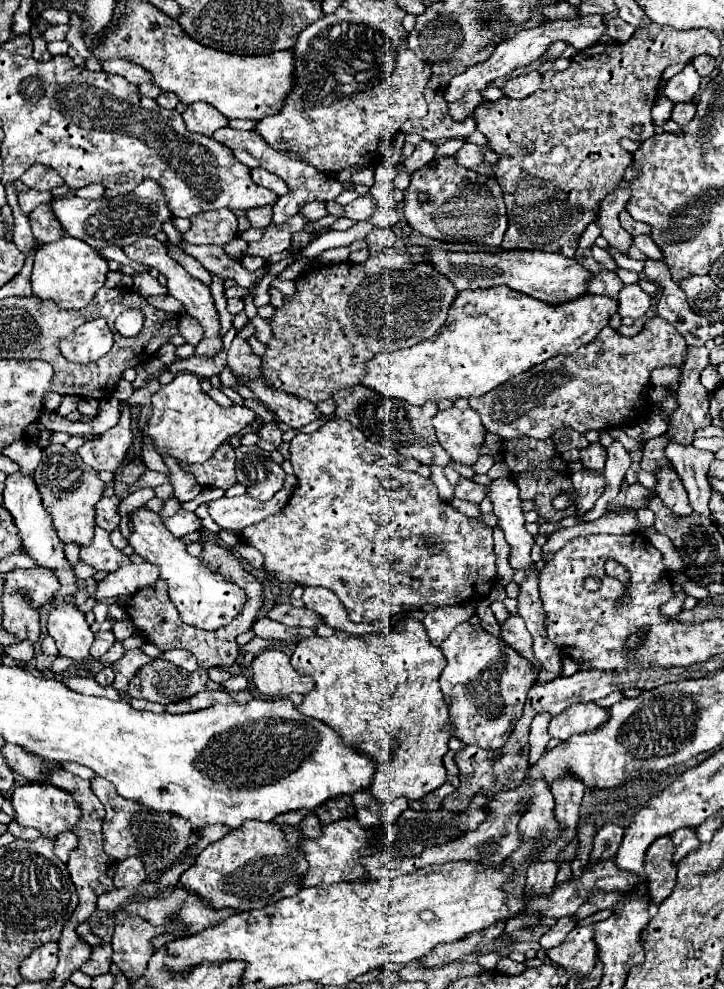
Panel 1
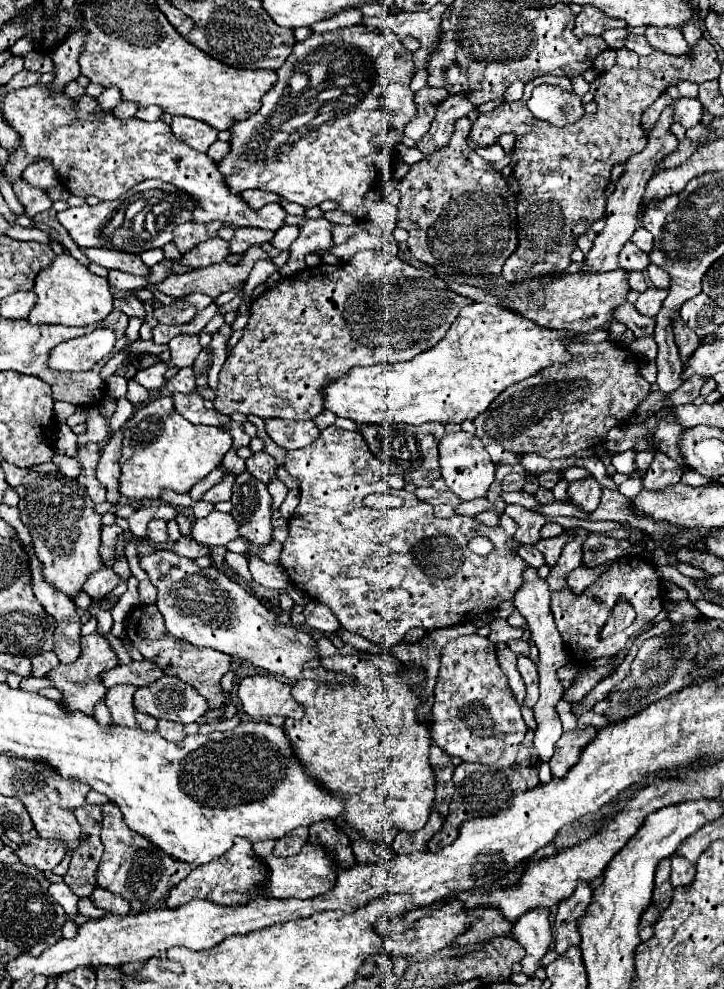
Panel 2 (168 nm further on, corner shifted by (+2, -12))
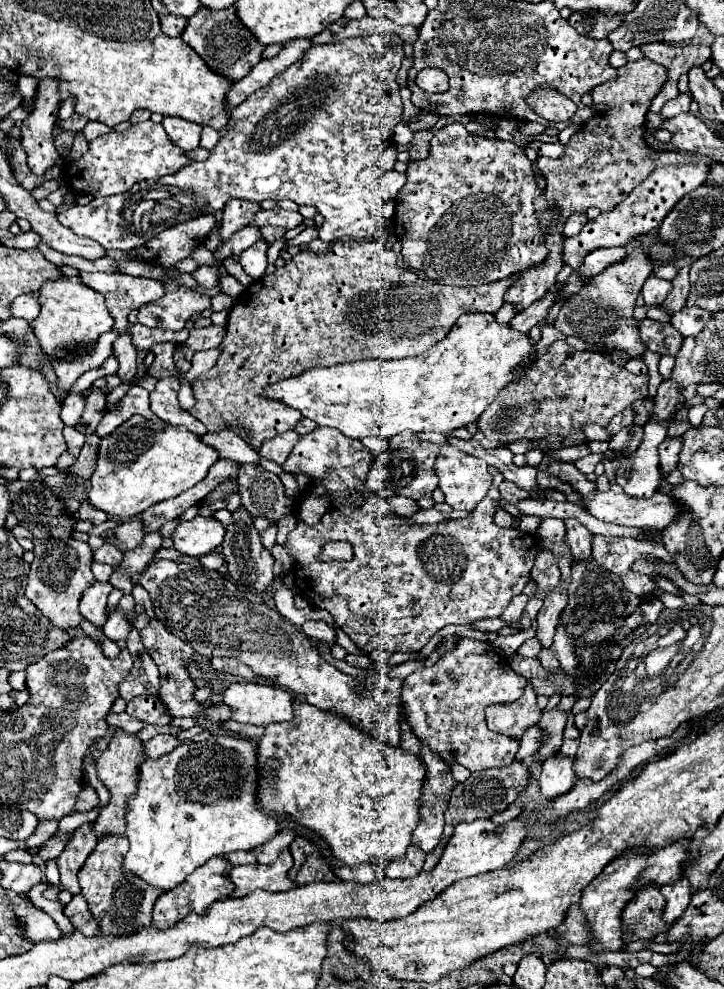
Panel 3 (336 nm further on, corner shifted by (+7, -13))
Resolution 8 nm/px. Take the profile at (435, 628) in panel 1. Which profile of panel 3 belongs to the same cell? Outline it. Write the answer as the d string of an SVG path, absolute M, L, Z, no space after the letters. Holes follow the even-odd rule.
M422 747L422 759L428 769L428 779L420 795L420 821L412 833L412 845L422 849L424 853L432 853L432 849L440 841L444 827L444 811L448 807L450 793L456 781L450 773L450 765L436 761L436 753Z

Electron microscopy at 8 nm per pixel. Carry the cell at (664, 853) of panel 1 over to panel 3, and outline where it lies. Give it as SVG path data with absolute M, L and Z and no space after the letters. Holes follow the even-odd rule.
M654 885L640 889L624 907L622 913L624 941L632 943L640 939L654 939L658 933L664 933L666 931L666 925L662 921L664 905L666 901Z

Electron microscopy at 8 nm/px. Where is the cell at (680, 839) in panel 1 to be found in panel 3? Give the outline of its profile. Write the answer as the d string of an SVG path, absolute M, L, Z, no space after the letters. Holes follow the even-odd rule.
M680 879L672 885L664 885L660 889L660 893L664 895L666 899L666 907L664 907L664 913L662 913L662 921L666 925L672 925L680 919L680 915L684 913L684 909L688 907L688 901L690 901L690 891L688 891L688 879Z

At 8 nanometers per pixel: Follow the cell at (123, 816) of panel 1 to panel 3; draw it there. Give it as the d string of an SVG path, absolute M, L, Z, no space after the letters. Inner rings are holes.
M102 837L90 857L86 859L82 871L78 873L78 881L82 887L82 895L88 901L88 909L92 917L100 921L100 935L130 935L148 927L152 921L152 907L156 897L162 893L160 889L150 887L138 877L126 877L120 871L122 859L128 851L128 839L122 837Z

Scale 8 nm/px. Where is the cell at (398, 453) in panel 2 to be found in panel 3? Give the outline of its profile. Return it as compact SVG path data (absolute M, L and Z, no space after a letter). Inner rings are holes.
M400 433L390 439L390 449L382 453L382 463L386 465L386 479L384 489L390 489L394 495L404 495L414 501L432 493L438 487L438 477L434 471L434 461L440 453L440 447L434 443L418 441L414 433Z

